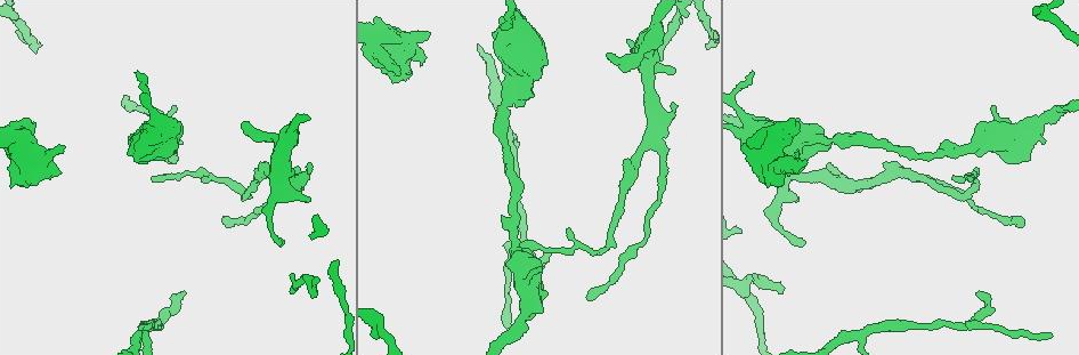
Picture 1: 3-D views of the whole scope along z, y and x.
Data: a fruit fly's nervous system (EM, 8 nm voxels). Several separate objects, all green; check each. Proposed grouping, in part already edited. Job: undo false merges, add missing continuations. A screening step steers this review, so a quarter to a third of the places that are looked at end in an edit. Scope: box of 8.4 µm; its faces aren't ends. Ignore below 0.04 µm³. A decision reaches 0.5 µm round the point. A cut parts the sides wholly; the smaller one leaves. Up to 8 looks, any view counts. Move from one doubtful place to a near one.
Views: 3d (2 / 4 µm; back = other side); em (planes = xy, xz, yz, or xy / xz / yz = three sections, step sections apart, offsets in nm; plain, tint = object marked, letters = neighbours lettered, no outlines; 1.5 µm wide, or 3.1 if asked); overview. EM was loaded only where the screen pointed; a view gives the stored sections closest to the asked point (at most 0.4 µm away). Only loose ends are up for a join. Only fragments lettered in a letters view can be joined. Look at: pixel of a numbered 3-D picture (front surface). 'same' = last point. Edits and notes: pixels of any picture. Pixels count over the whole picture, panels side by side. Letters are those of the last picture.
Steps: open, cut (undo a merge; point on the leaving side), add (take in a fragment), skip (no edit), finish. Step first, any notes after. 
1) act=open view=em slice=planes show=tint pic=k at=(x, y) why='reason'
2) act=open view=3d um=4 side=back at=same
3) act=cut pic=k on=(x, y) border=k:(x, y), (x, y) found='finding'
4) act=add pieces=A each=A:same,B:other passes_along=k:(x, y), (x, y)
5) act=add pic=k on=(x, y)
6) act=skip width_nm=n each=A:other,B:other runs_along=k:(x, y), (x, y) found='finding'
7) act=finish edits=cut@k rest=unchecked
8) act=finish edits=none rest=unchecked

act=open view=em slice=xz step=4 show=letters pic=1 at=(506, 326) why='an open end'

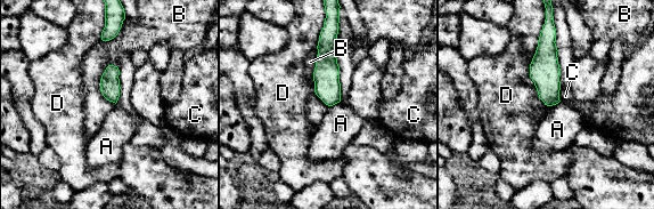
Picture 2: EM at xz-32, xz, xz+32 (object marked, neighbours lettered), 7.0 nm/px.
act=open view=em slice=xy step=4 show=letters at=same why='cut it another way'

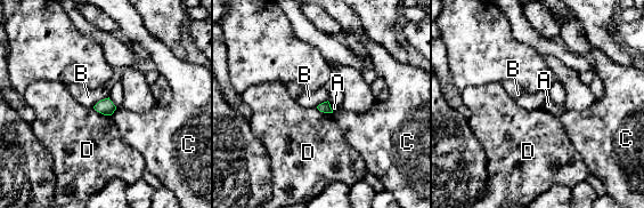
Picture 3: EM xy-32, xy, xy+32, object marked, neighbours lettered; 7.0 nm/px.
act=skip width_nm=70 each=A:other,B:other,C:other,D:other border=3:(108, 96), (99, 100), (92, 106) found='no lettered fragment goes on from it'

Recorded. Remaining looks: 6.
act=open view=em slice=yz step=4 show=tint pic=1 at=(1022, 217) why='long arm stops here'

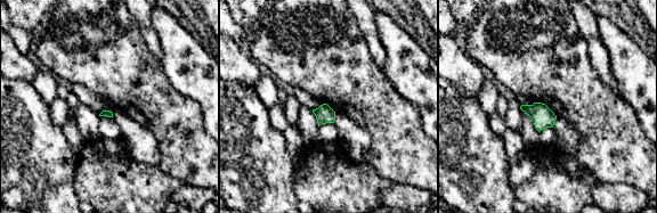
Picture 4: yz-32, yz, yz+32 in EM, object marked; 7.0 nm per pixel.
act=open view=em slice=planes show=letters at=same

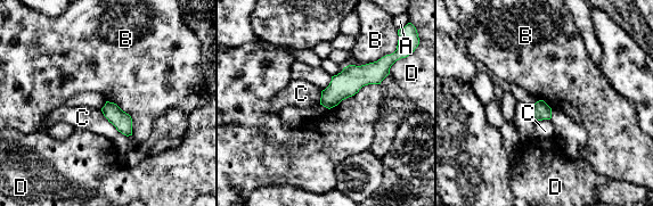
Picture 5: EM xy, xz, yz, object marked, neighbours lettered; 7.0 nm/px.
act=skip each=A:other,B:other,C:other,D:other border=5:(380, 83), (365, 84), (329, 109) found='no lettered fragment goes on from it'

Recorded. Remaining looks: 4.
act=open view=3d um=2 pic=1 at=(995, 109) why='free end'

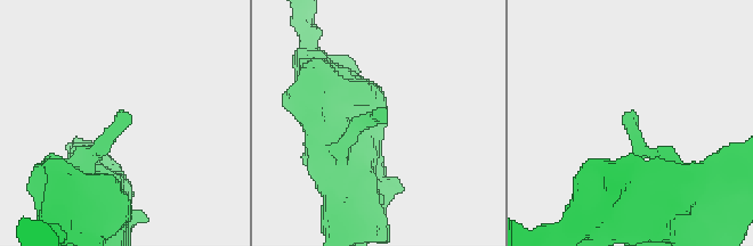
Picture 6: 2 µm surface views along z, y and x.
act=open view=em slice=xy step=4 show=tint pic=6 at=(632, 113)

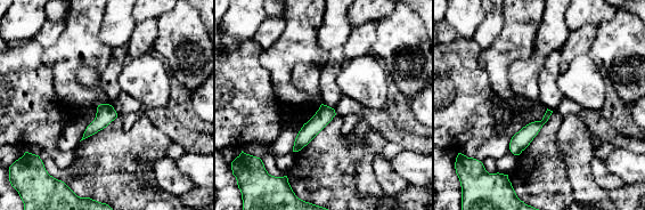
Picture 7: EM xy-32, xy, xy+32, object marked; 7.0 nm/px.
act=open view=em slice=planes show=letters at=same why='another direction'

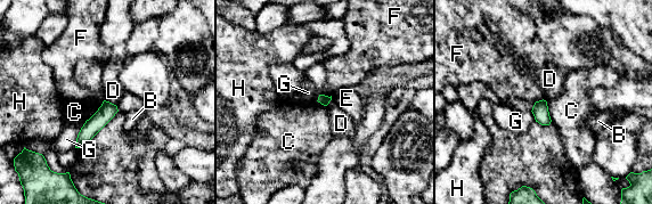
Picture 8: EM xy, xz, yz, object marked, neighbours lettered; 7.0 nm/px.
act=skip each=B:other,C:other,D:other,E:other,F:other,G:other,H:other border=8:(104, 99), (115, 105) found='none of them fits'

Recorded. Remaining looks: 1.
act=finish edits=none rest=unchecked

